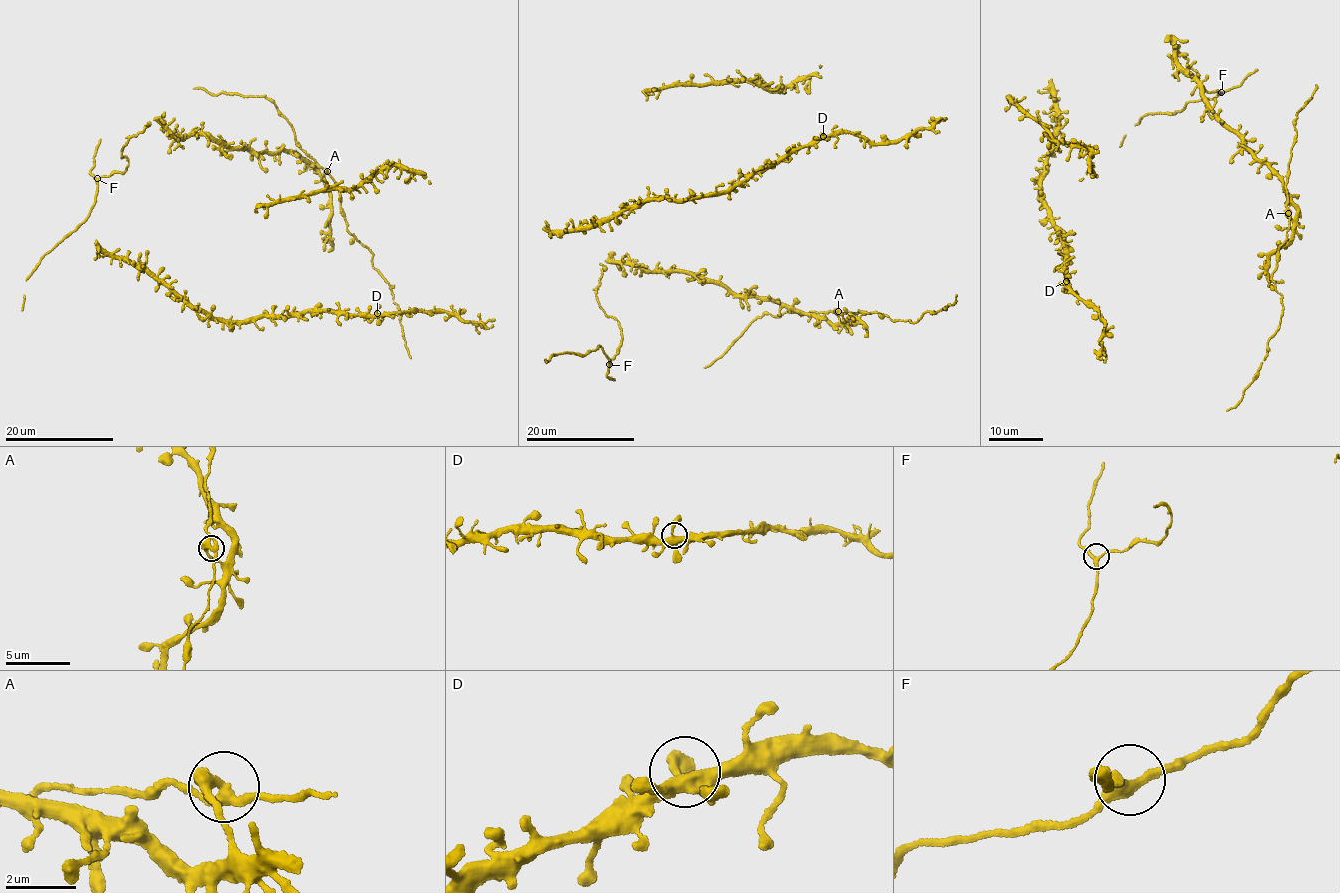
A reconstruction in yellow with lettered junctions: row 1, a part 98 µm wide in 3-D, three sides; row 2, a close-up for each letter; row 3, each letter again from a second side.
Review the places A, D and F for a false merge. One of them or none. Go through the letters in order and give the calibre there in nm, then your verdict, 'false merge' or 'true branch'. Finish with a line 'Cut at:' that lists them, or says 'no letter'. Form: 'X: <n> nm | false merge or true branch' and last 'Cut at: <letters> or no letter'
A: 360 nm | true branch
D: 380 nm | true branch
F: 280 nm | true branch
Cut at: no letter

